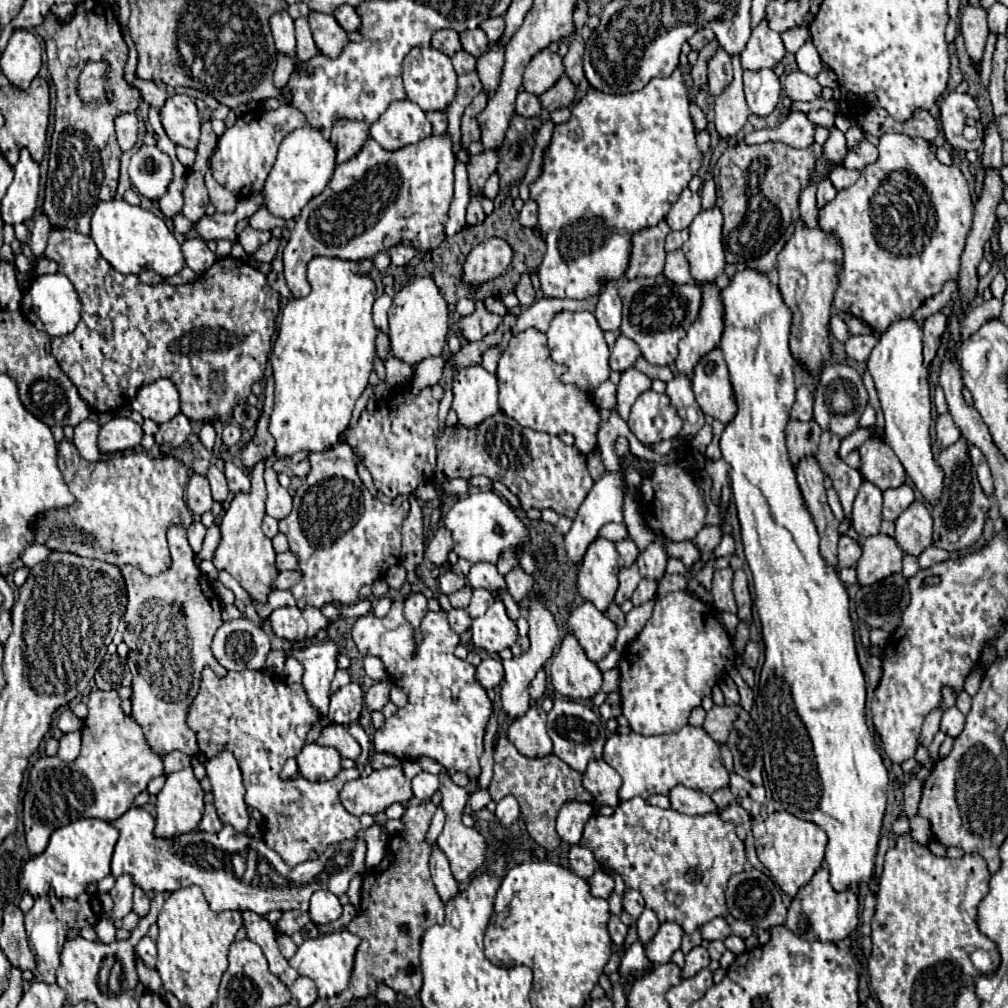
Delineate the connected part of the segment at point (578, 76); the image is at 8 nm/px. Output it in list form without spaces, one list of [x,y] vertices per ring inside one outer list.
[[[573,40],[569,44],[569,52],[563,58],[565,64],[565,74],[569,76],[569,80],[579,86],[579,82],[583,80],[583,42],[581,40]]]

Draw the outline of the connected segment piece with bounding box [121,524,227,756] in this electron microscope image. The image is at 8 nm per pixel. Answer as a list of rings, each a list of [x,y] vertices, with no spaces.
[[[177,524],[167,532],[167,540],[173,564],[161,576],[147,576],[133,566],[121,568],[129,598],[123,620],[127,624],[127,662],[133,674],[131,716],[145,728],[147,742],[159,756],[173,750],[197,756],[197,738],[187,726],[185,714],[199,692],[203,666],[211,666],[217,676],[227,674],[227,670],[211,654],[213,634],[223,624],[221,602],[213,594],[209,580],[201,576],[197,564],[193,562],[195,552],[187,542],[187,530]]]

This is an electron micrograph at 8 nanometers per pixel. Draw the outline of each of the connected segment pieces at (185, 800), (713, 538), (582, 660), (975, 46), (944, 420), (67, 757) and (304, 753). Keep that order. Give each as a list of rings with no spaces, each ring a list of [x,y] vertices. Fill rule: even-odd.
[[[181,768],[179,772],[167,776],[163,790],[157,794],[155,810],[157,810],[157,818],[153,832],[157,834],[157,838],[175,838],[179,834],[197,830],[203,816],[203,790],[199,786],[199,780],[193,776],[191,768]]]
[[[703,526],[695,536],[695,546],[699,548],[703,558],[711,558],[713,550],[721,542],[721,528],[719,526]]]
[[[567,634],[551,662],[551,682],[571,700],[585,700],[601,690],[601,672],[591,662],[573,634]]]
[[[967,6],[961,14],[961,34],[965,38],[967,54],[973,58],[973,62],[979,62],[983,58],[983,48],[987,42],[987,10],[981,6]]]
[[[945,414],[945,416],[939,416],[937,422],[935,422],[935,442],[939,448],[945,448],[945,446],[953,446],[957,440],[959,440],[959,428],[955,426],[951,414]]]
[[[71,732],[65,734],[61,738],[61,746],[59,746],[59,758],[65,762],[73,762],[79,756],[79,748],[81,748],[81,734],[79,732]]]
[[[307,744],[297,756],[299,774],[311,782],[331,780],[341,770],[341,756],[331,746]]]

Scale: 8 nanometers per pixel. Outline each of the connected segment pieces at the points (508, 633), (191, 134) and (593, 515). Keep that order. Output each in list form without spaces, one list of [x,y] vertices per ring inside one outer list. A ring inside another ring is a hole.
[[[495,600],[493,606],[481,616],[471,622],[473,644],[487,652],[501,652],[511,648],[513,642],[519,638],[515,622],[507,616],[505,606],[501,600]]]
[[[175,94],[167,98],[165,106],[161,108],[161,124],[175,144],[185,148],[197,148],[201,116],[193,98],[185,94]]]
[[[605,472],[603,478],[599,482],[595,482],[593,490],[589,492],[589,496],[585,498],[585,502],[581,504],[579,512],[577,512],[577,518],[573,520],[573,526],[571,530],[565,534],[565,554],[567,554],[567,560],[571,564],[579,564],[587,546],[597,538],[599,530],[603,524],[607,522],[617,522],[617,524],[623,524],[623,514],[621,514],[621,508],[623,508],[623,492],[621,492],[621,474],[611,474],[611,472]]]

